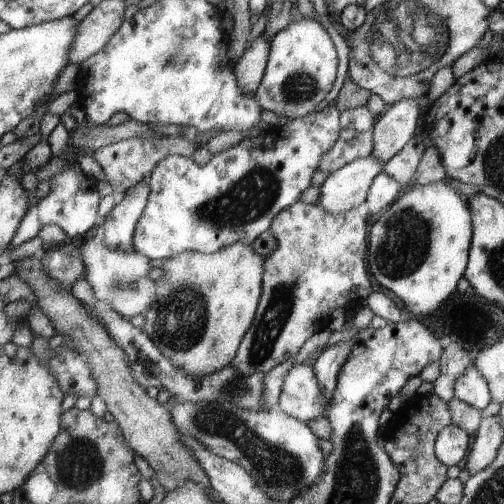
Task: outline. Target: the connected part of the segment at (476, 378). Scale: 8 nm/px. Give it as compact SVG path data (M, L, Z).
M473 364L465 368L453 387L456 399L480 411L486 408L492 399L487 379Z

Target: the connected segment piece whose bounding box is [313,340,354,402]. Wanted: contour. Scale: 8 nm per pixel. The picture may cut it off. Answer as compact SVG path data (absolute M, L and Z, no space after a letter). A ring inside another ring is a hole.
M350 340L349 342L339 342L330 348L326 348L313 366L328 402L330 402L335 391L340 369L346 359L352 354L352 344L354 342Z

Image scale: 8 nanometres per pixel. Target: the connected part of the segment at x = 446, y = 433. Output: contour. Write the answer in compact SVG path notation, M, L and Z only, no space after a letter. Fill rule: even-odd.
M454 423L444 427L435 440L435 455L447 466L458 466L468 448L471 448L470 436Z

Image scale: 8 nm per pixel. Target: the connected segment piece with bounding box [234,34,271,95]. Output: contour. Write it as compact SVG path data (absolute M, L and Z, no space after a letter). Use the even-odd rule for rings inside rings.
M261 34L242 58L234 63L235 76L244 93L253 95L263 79L270 54L270 39Z

